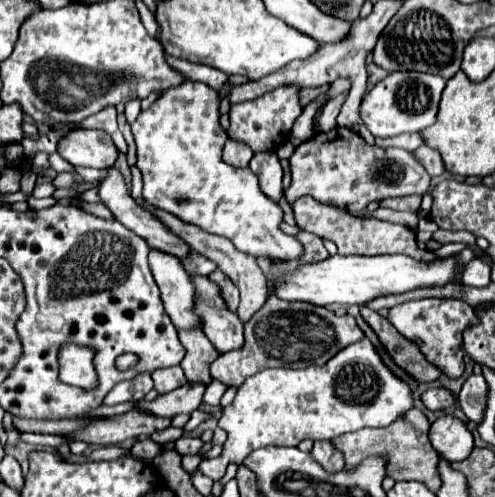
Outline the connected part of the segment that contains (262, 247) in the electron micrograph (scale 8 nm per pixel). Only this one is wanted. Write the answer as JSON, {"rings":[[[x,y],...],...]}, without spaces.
{"rings":[[[184,83],[184,85],[178,85],[178,87],[174,87],[174,89],[168,89],[168,91],[164,91],[162,95],[160,95],[160,99],[156,99],[152,105],[150,105],[150,109],[146,109],[146,111],[142,111],[140,115],[138,115],[138,119],[132,123],[132,135],[134,135],[134,139],[136,139],[136,145],[138,145],[138,163],[136,163],[136,167],[142,171],[142,177],[144,177],[144,199],[152,205],[152,207],[156,207],[156,209],[162,209],[162,211],[166,211],[166,213],[172,213],[172,215],[176,215],[178,213],[178,207],[176,205],[180,205],[180,215],[182,215],[182,205],[192,205],[192,221],[194,221],[194,225],[196,227],[200,227],[200,229],[204,229],[204,231],[208,231],[208,233],[214,233],[214,235],[222,235],[222,237],[226,237],[226,239],[230,239],[240,251],[244,251],[244,253],[248,253],[248,255],[254,255],[254,257],[270,257],[270,259],[274,259],[274,261],[280,261],[280,259],[298,259],[300,255],[302,255],[302,245],[294,239],[294,237],[288,237],[286,233],[282,233],[280,231],[280,223],[282,223],[282,209],[278,207],[278,203],[274,203],[272,199],[268,199],[266,195],[262,195],[262,191],[260,191],[260,187],[258,187],[258,177],[250,171],[250,169],[234,169],[234,167],[230,167],[230,165],[226,165],[224,161],[222,161],[222,147],[224,147],[224,143],[226,143],[226,131],[222,129],[222,125],[220,125],[220,113],[218,113],[218,105],[220,105],[220,101],[218,101],[220,97],[218,97],[218,93],[214,91],[214,89],[210,89],[208,85],[204,85],[204,83]]]}

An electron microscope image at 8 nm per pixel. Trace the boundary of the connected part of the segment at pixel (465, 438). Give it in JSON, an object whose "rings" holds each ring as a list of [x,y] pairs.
{"rings":[[[442,415],[430,427],[430,441],[438,455],[446,461],[464,461],[474,447],[472,433],[454,415]]]}

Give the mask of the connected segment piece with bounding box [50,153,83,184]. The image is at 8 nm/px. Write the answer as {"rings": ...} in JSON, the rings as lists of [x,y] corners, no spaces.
{"rings":[[[52,153],[50,155],[50,167],[56,171],[56,173],[62,173],[62,171],[70,171],[75,175],[75,180],[78,184],[81,184],[83,181],[80,175],[75,171],[75,168],[70,165],[70,163],[66,163],[58,153]]]}

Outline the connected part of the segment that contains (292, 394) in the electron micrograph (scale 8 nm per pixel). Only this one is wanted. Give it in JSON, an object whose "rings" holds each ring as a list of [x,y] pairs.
{"rings":[[[368,339],[344,347],[322,367],[306,369],[264,369],[248,377],[232,405],[224,407],[218,426],[227,432],[224,453],[218,459],[204,459],[200,471],[218,481],[228,463],[242,463],[248,453],[268,445],[294,447],[302,439],[330,441],[338,435],[364,427],[388,427],[412,407],[410,389],[394,377],[380,361]]]}

